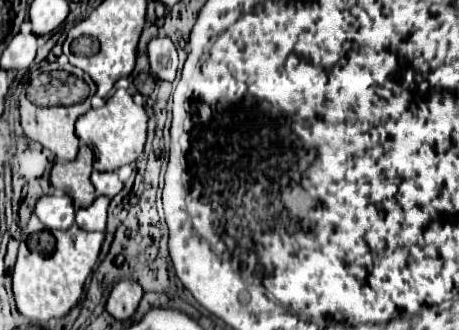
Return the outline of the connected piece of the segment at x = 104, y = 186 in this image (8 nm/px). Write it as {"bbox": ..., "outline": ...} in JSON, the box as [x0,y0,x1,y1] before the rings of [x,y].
{"bbox":[92,170,122,198],"outline":[[[94,170],[92,172],[92,184],[94,184],[98,194],[110,196],[110,198],[116,196],[122,190],[122,182],[114,172],[98,172],[98,170]]]}

